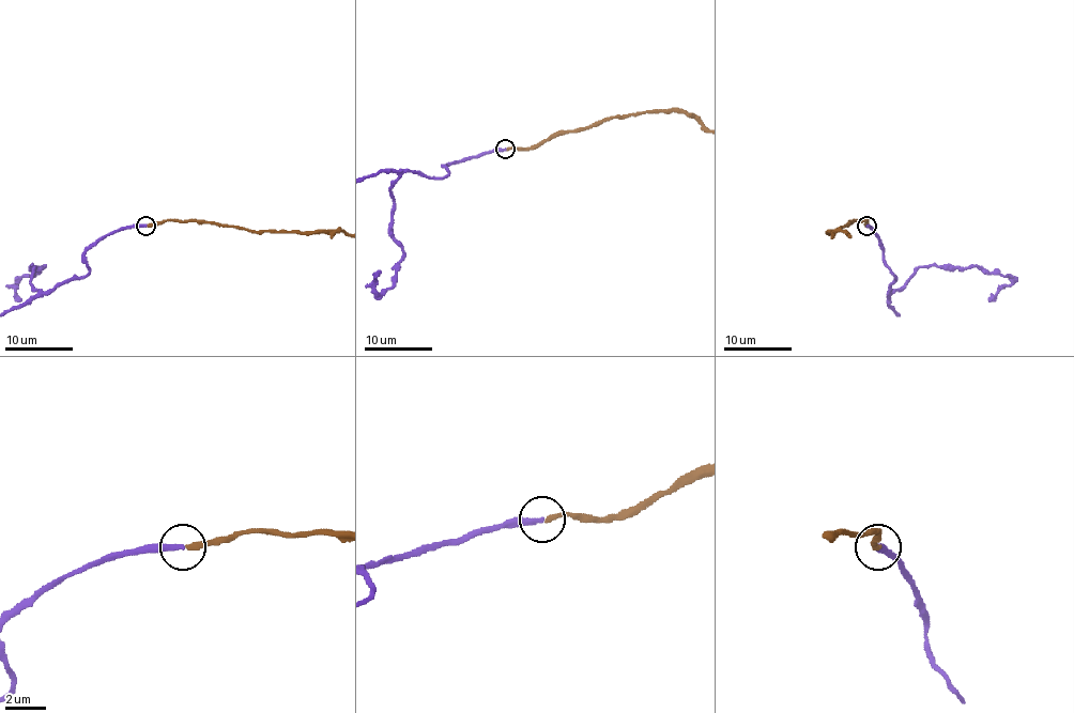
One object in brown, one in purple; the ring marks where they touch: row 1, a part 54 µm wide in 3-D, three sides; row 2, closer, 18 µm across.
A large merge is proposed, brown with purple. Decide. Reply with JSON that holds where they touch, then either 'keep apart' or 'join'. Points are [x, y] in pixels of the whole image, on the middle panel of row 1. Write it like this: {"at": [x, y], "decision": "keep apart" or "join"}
{"at": [505, 149], "decision": "join"}

